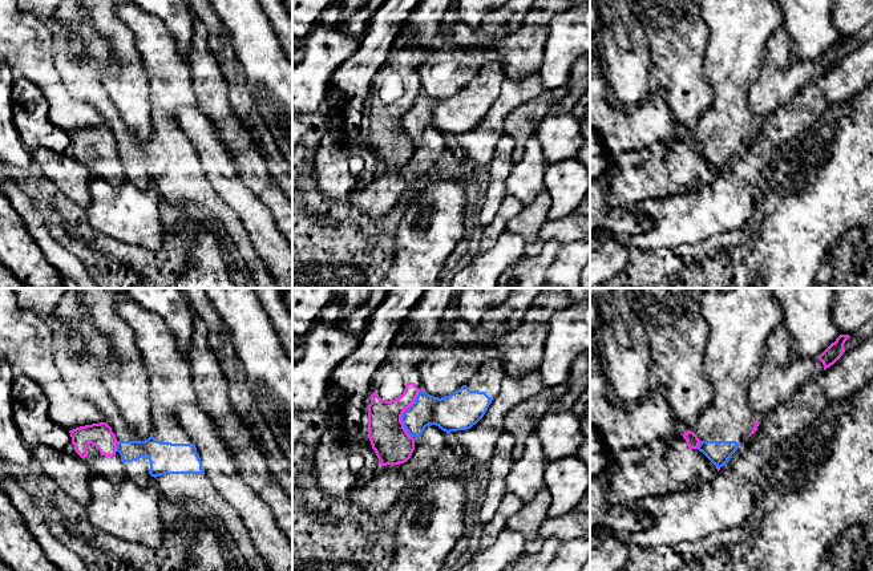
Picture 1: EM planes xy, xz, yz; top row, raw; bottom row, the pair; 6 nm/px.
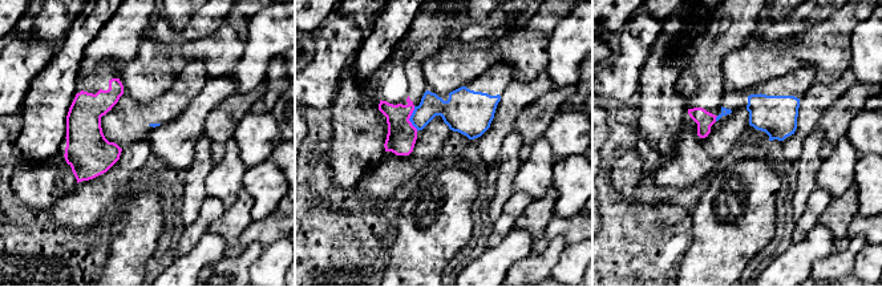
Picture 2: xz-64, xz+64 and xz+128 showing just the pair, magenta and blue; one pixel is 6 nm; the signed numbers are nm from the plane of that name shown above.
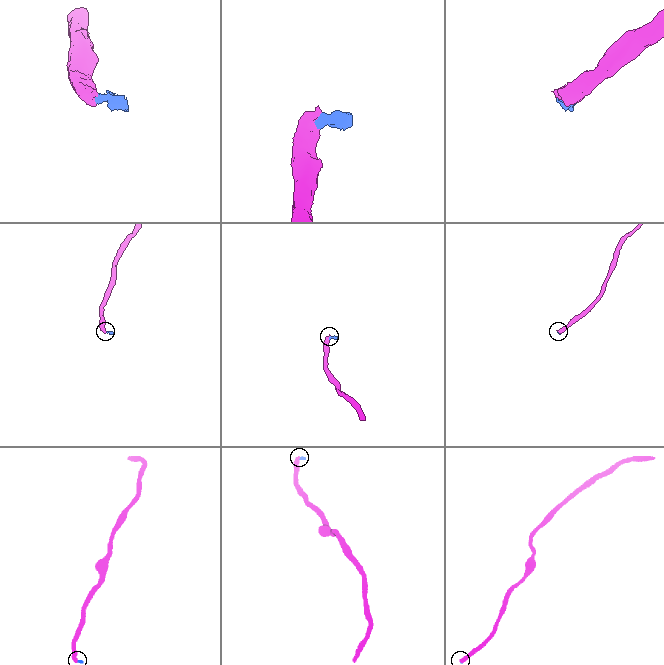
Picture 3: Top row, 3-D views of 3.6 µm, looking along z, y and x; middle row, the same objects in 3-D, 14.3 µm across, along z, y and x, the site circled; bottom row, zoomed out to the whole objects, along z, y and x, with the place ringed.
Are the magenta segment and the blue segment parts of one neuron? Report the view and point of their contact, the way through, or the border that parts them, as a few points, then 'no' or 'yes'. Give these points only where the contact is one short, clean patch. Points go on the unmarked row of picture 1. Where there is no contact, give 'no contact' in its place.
xz (403, 114) | along xz (420, 92), (415, 104), (401, 118), (403, 129), (411, 140) | no

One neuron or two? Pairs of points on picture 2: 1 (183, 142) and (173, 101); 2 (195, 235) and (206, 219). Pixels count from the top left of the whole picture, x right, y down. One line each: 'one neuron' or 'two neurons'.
1: two neurons
2: one neuron

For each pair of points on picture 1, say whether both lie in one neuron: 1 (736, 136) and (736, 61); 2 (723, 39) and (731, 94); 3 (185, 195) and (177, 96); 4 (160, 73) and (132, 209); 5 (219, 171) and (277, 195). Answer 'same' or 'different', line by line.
1: same
2: same
3: same
4: different
5: different

